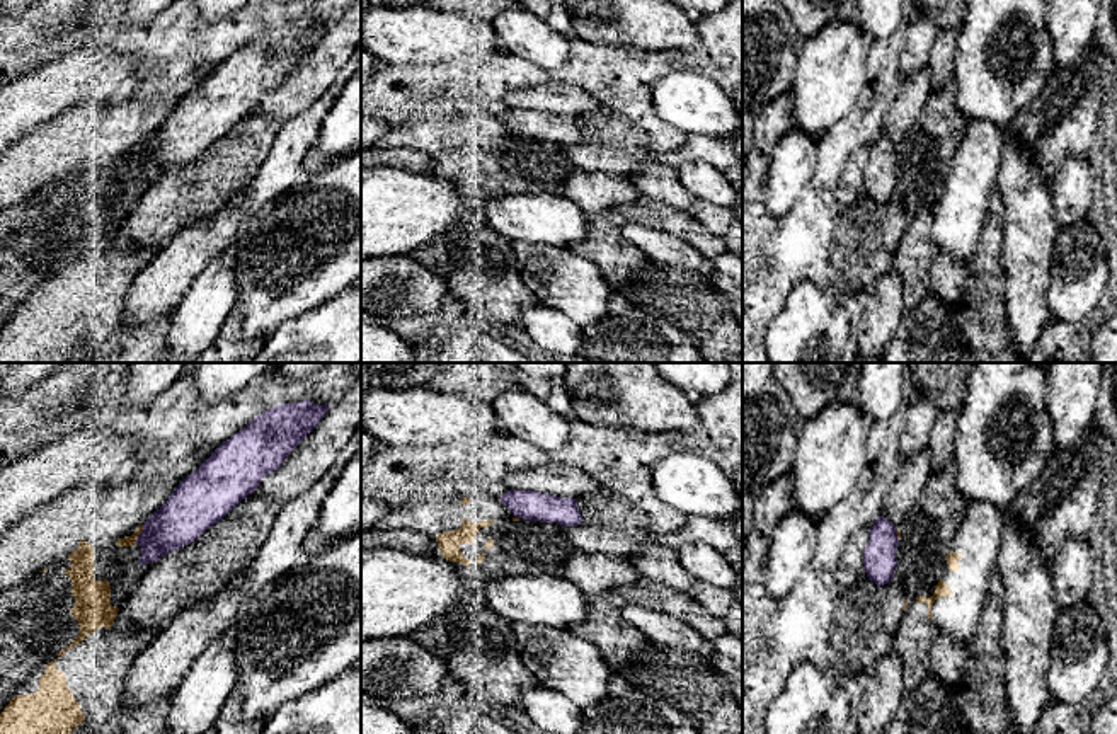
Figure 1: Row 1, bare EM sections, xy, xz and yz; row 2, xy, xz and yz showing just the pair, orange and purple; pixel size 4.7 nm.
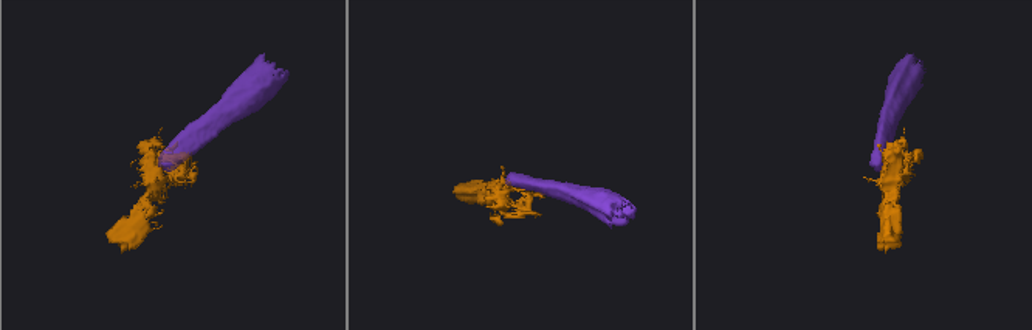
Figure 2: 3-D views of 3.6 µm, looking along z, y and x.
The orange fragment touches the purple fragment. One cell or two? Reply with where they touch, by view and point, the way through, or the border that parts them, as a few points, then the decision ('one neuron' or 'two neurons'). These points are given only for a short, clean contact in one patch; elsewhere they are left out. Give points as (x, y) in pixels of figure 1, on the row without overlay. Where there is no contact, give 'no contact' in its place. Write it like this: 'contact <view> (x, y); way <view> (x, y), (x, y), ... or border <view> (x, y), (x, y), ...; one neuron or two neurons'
contact xy (140, 150); border xy (143, 143), (135, 160); two neurons

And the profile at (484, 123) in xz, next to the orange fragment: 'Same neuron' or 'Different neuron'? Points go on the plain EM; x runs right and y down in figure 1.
Different neuron

